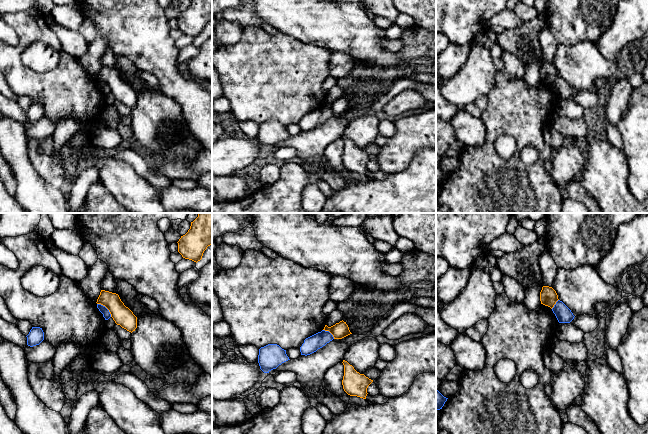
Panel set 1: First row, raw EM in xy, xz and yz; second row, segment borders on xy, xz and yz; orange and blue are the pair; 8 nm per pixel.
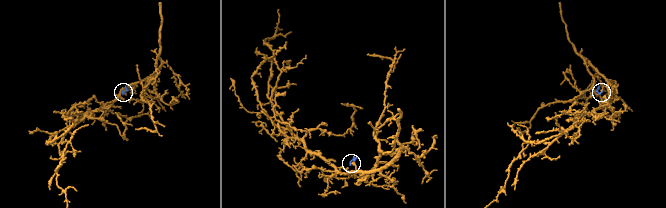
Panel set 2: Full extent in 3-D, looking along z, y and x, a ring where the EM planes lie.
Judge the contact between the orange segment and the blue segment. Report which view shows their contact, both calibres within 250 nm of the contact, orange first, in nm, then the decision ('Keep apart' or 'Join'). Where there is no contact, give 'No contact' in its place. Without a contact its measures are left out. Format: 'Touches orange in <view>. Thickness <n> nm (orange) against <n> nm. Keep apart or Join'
Touches orange in xy. Thickness 160 nm (orange) against 60 nm. Keep apart

